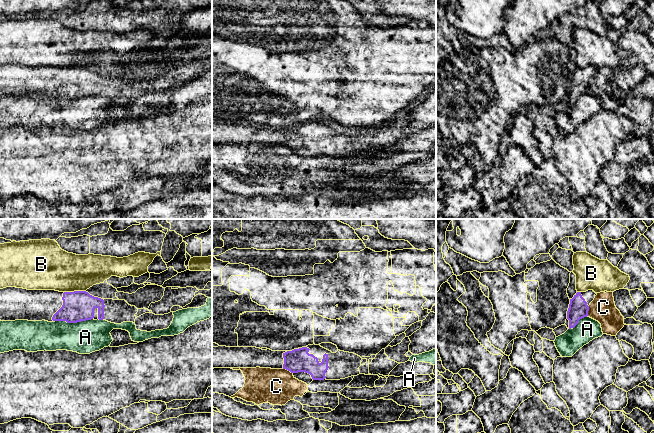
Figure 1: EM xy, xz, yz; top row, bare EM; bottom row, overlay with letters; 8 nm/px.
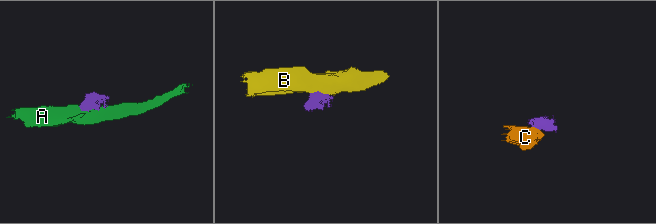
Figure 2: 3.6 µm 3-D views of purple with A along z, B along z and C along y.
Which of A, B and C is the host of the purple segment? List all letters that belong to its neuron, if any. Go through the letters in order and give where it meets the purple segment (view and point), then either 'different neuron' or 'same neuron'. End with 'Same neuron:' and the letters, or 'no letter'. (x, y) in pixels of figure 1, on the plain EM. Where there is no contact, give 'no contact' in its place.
A: xy (73, 98) | different neuron
B: xy (74, 67) | different neuron
C: xz (288, 146) | different neuron
Same neuron: no letter

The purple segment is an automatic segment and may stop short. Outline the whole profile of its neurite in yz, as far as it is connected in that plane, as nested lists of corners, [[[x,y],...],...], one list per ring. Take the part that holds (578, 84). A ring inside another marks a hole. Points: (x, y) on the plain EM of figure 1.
[[[593,66],[577,68],[574,73],[570,75],[565,99],[568,105],[573,105],[580,95],[588,92],[589,81],[594,76],[595,70]]]

